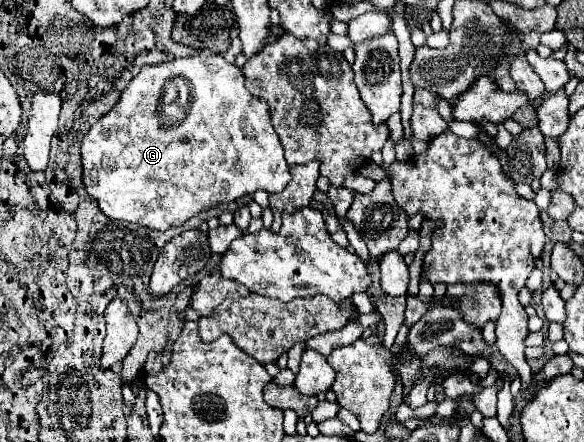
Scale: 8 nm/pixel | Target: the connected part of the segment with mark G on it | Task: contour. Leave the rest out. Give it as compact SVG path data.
M197 53L193 56L168 61L168 63L142 67L140 73L122 91L122 97L116 103L116 107L108 115L104 115L96 125L92 125L92 129L82 139L80 151L82 151L82 167L84 167L84 185L86 185L88 195L98 201L98 205L106 213L106 217L116 219L116 221L122 219L122 221L146 225L146 227L158 229L158 231L166 231L174 225L182 225L186 219L194 217L202 209L210 209L220 203L230 203L242 195L252 195L258 189L264 189L268 193L280 193L290 183L292 173L284 159L284 149L282 149L280 139L270 123L270 113L268 113L266 101L248 93L244 81L246 79L242 75L242 69L236 65L228 65L219 54L205 56Z

